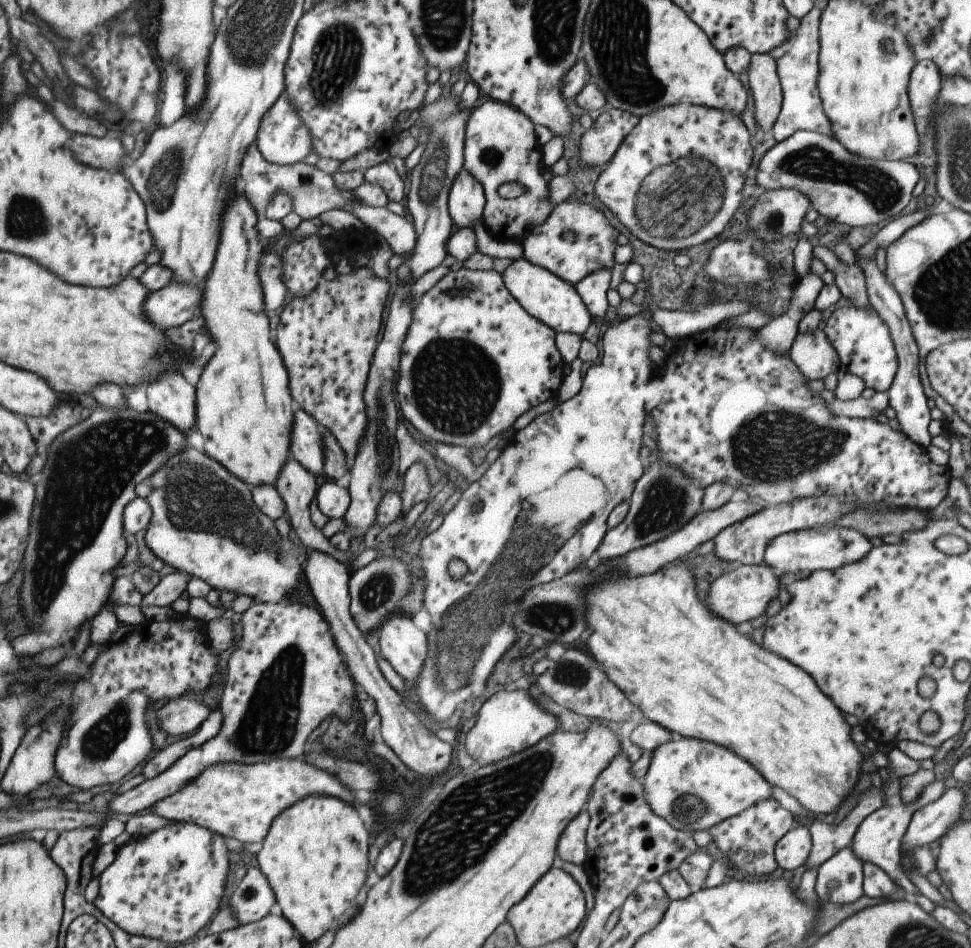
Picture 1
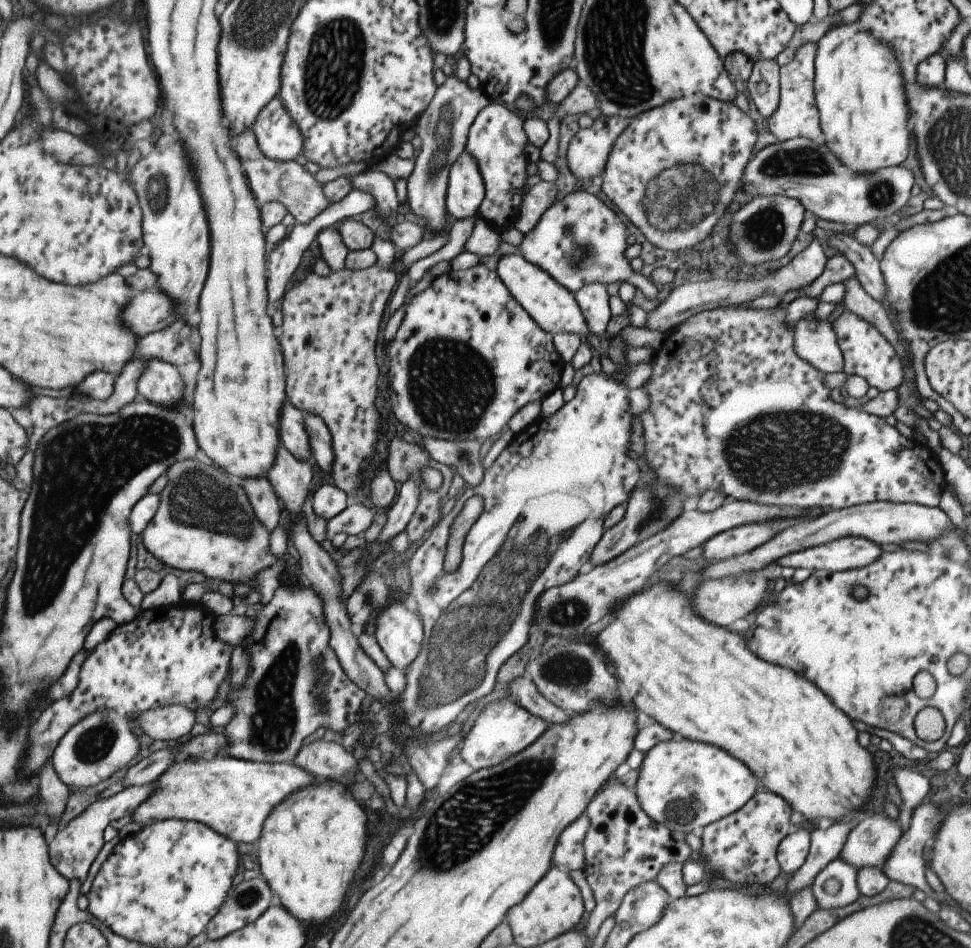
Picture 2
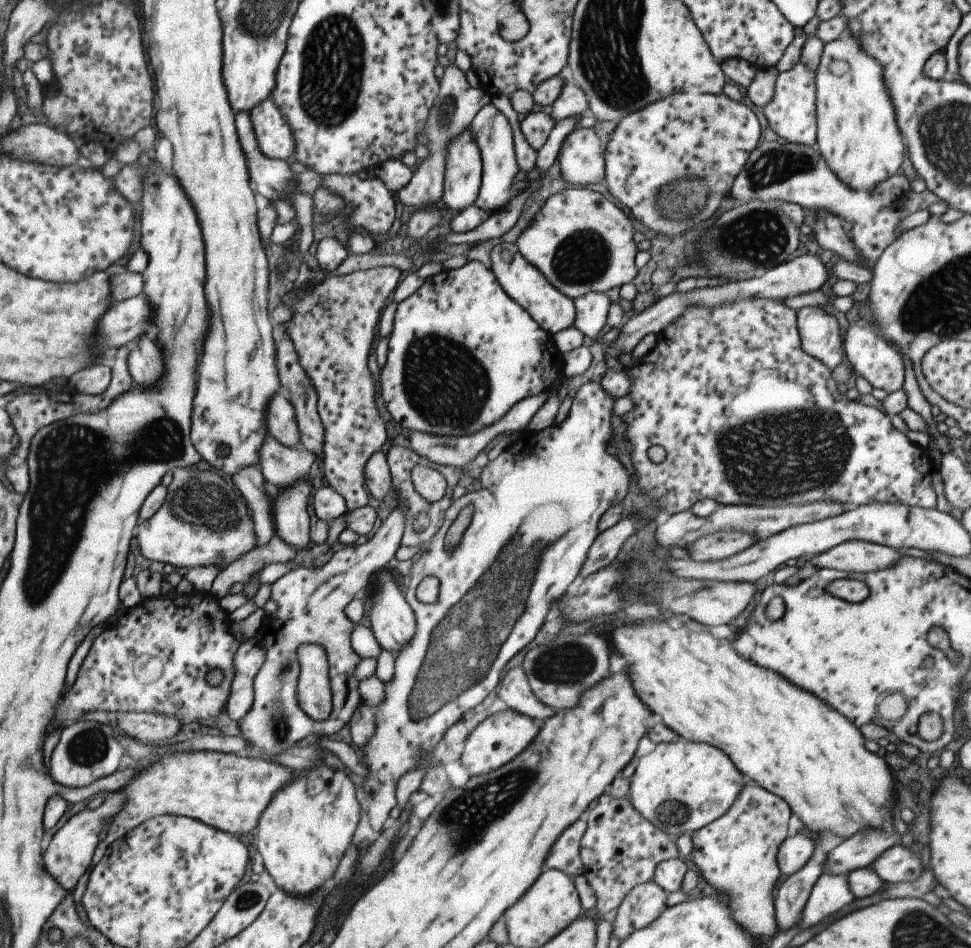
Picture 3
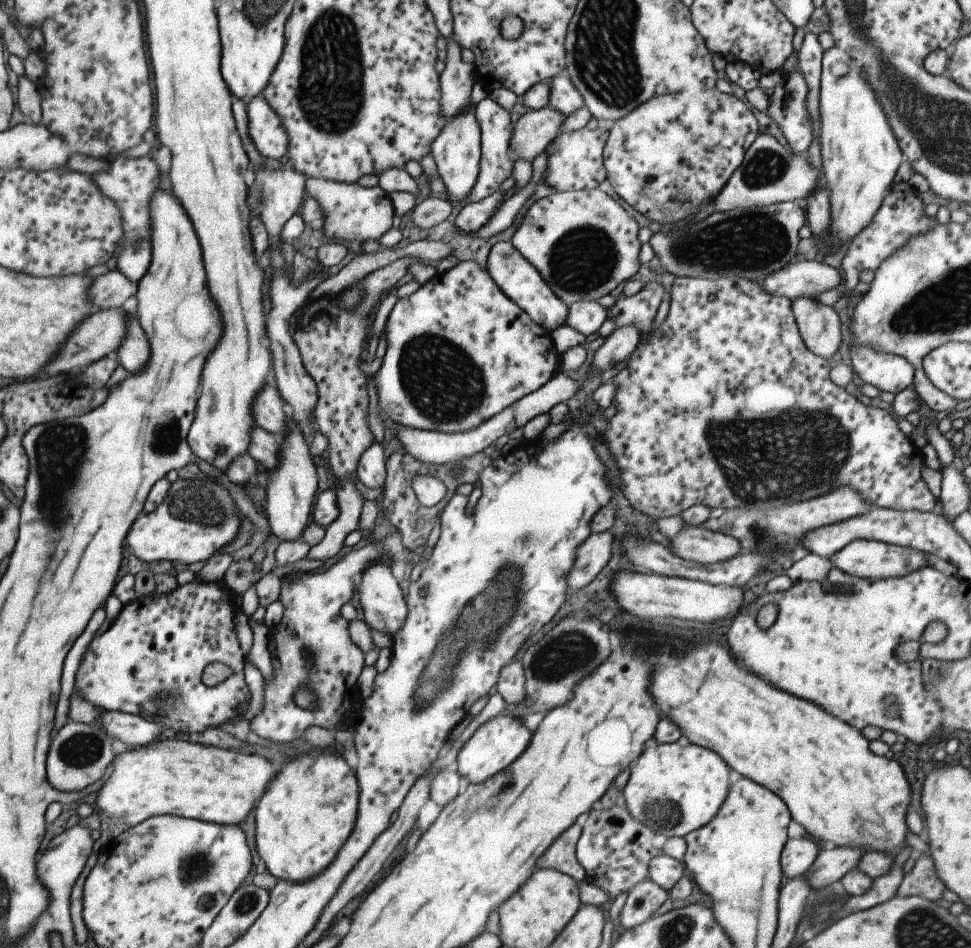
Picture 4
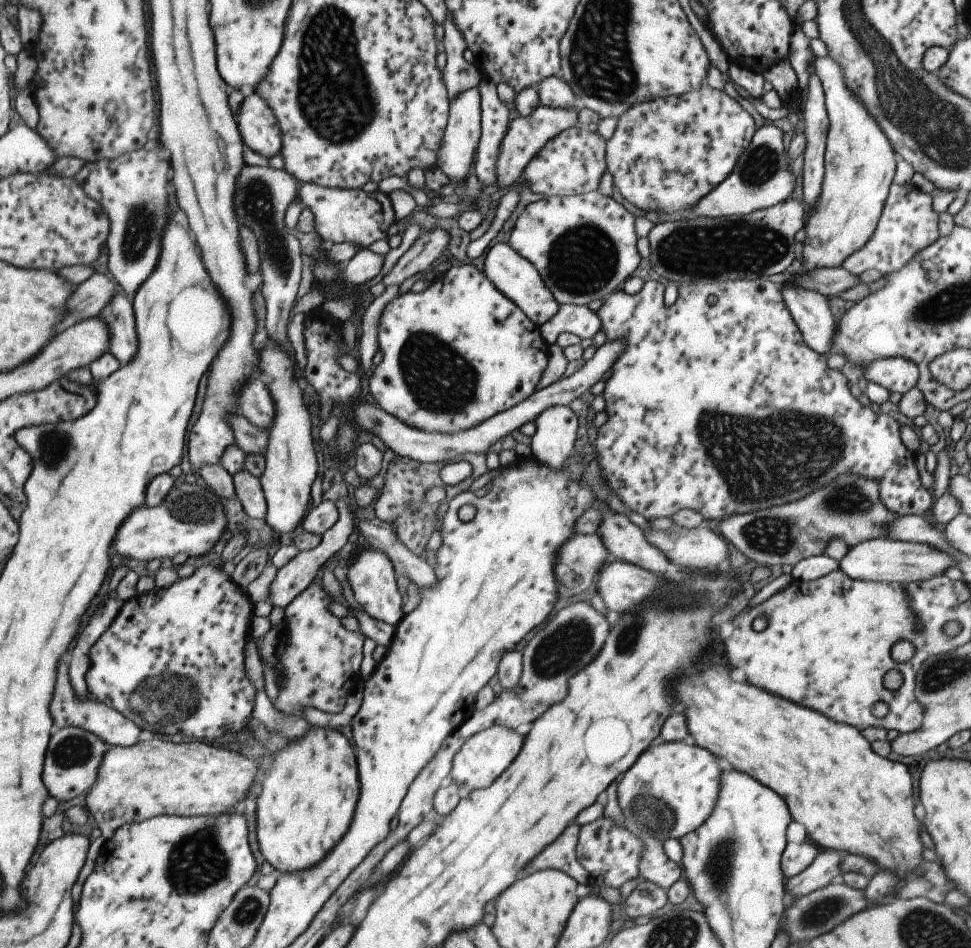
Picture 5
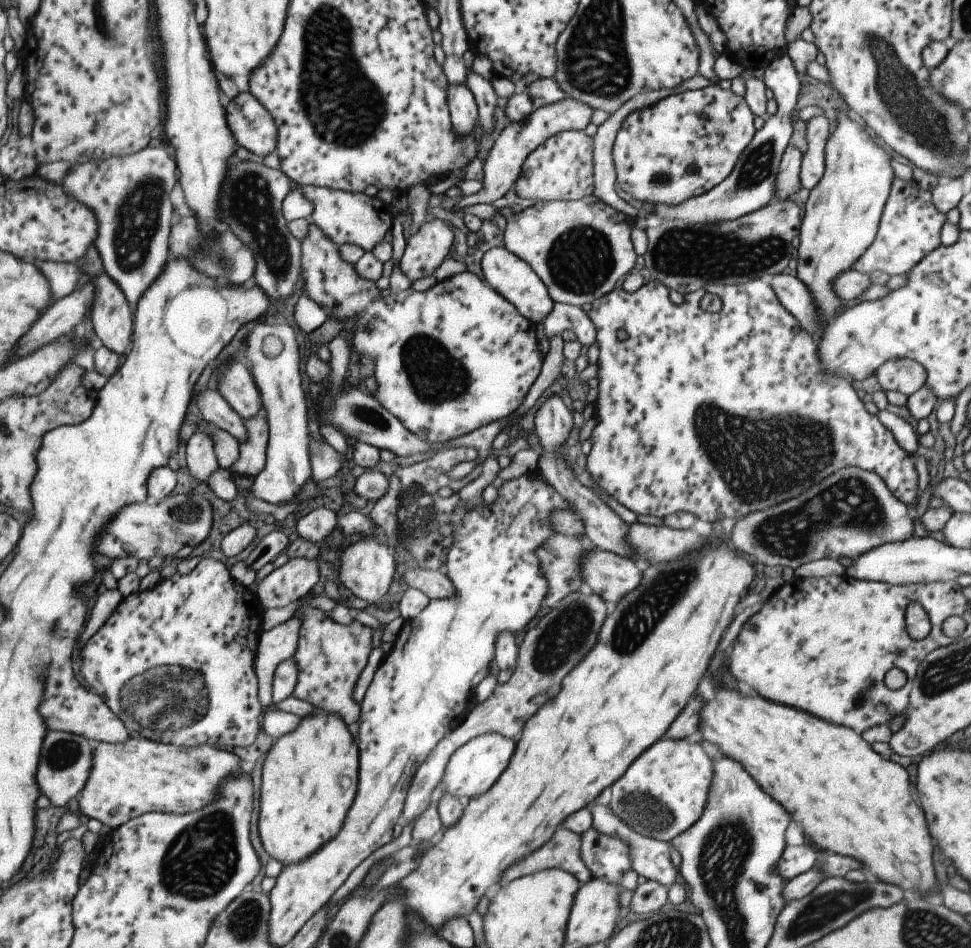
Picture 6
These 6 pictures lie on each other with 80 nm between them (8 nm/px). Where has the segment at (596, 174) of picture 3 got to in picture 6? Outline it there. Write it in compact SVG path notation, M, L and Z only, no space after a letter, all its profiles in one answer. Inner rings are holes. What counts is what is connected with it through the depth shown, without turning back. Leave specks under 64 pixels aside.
M583 131L550 136L528 154L520 166L513 190L519 198L537 201L576 201L592 194L592 138Z

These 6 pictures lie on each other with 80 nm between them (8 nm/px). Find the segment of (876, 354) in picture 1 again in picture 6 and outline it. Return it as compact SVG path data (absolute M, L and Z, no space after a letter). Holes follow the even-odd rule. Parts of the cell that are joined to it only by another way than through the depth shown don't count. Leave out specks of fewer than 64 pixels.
M908 358L885 361L873 375L883 391L894 390L905 396L922 387L926 379L922 366L916 360Z

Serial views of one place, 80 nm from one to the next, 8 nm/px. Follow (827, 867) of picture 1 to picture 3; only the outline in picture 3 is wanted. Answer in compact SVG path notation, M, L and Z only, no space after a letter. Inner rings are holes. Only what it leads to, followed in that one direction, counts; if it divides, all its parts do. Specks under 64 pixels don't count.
M821 873L802 908L798 928L802 931L804 928L817 925L826 916L854 899L848 889L846 875Z

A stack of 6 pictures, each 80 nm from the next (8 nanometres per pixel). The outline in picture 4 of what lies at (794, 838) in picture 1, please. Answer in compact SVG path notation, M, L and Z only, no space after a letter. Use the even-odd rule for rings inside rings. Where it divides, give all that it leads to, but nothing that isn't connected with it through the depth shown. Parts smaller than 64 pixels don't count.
M787 838L780 854L780 869L787 879L801 876L815 860L817 846L809 838Z

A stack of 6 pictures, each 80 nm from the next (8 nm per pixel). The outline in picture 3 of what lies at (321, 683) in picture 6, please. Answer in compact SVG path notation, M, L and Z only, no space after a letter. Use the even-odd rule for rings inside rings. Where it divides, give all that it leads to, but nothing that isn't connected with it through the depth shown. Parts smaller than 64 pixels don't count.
M396 506L385 518L377 531L363 544L344 545L340 550L323 559L319 568L297 567L296 569L277 578L270 584L270 599L277 604L274 616L266 617L261 623L257 634L259 642L265 649L265 662L257 671L252 680L253 700L251 708L241 720L238 726L244 741L250 746L250 751L255 751L259 757L269 759L275 753L292 747L295 742L309 734L333 734L339 732L351 718L357 704L361 703L359 692L357 692L358 680L354 677L354 668L361 660L350 645L350 632L353 628L352 622L347 620L343 614L344 606L353 599L365 593L369 586L371 576L379 571L384 564L394 558L395 550L400 545L400 538L404 529L404 516ZM300 644L316 644L323 648L326 656L328 672L328 687L331 691L329 716L323 722L315 722L309 718L297 704L295 698L295 687L299 674L296 650Z

